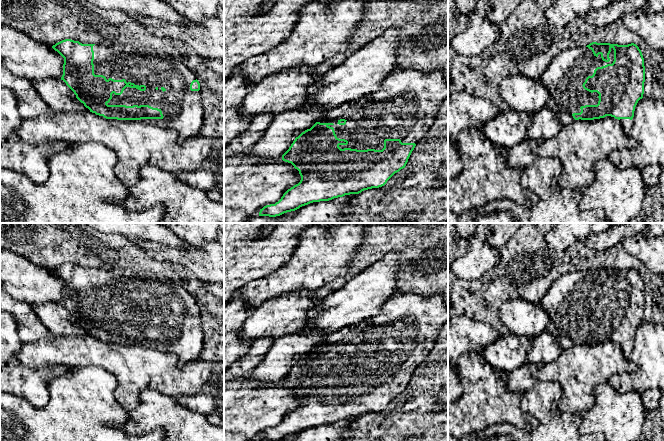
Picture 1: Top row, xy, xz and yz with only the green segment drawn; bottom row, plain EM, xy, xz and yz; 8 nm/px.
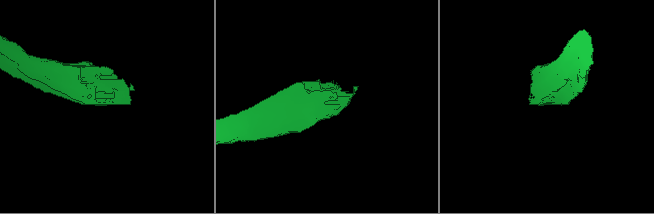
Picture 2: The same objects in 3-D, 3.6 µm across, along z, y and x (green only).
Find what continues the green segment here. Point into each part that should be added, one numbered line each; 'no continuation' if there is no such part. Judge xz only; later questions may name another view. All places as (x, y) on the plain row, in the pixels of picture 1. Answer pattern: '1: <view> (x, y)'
1: xz (405, 331)

